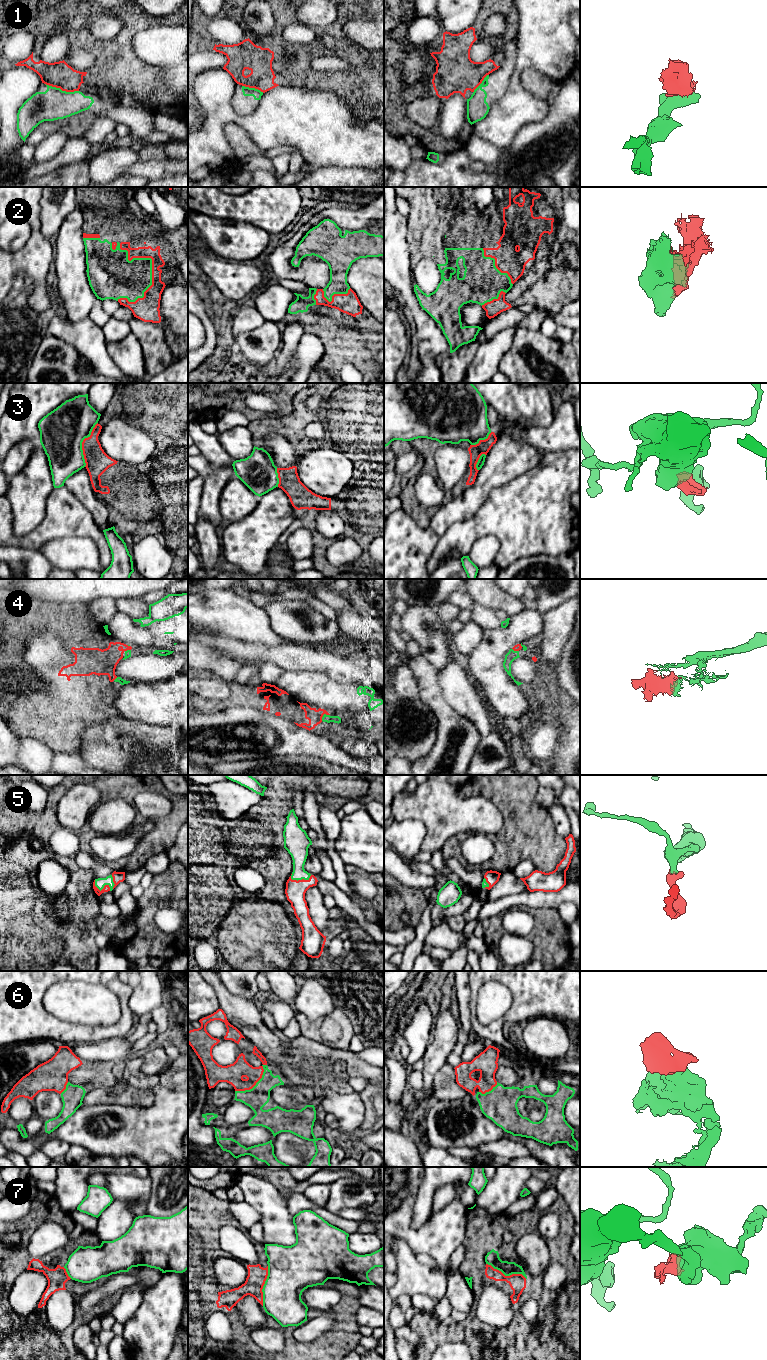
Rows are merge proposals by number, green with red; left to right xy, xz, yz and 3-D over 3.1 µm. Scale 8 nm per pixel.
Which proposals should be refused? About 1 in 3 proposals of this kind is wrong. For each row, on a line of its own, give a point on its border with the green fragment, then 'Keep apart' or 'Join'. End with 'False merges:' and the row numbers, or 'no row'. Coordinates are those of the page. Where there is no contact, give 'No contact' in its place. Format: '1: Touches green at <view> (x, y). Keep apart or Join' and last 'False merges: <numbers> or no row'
1: Touches green at xy (61, 90). Keep apart
2: Touches green at xy (151, 261). Join
3: Touches green at xy (81, 444). Keep apart
4: Touches green at xz (323, 715). Keep apart
5: Touches green at xz (300, 879). Join
6: Touches green at xz (256, 1084). Join
7: Touches green at yz (506, 1275). Keep apart
False merges: 1, 3, 4, 7

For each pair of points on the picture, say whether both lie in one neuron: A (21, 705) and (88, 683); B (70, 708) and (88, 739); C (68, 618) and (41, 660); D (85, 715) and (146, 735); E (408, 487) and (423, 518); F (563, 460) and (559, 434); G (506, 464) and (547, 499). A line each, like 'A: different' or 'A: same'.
A: same
B: different
C: different
D: different
E: same
F: different
G: different

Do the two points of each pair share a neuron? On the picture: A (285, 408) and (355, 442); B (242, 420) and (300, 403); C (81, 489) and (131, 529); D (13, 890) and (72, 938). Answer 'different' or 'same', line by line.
A: same
B: different
C: different
D: same

